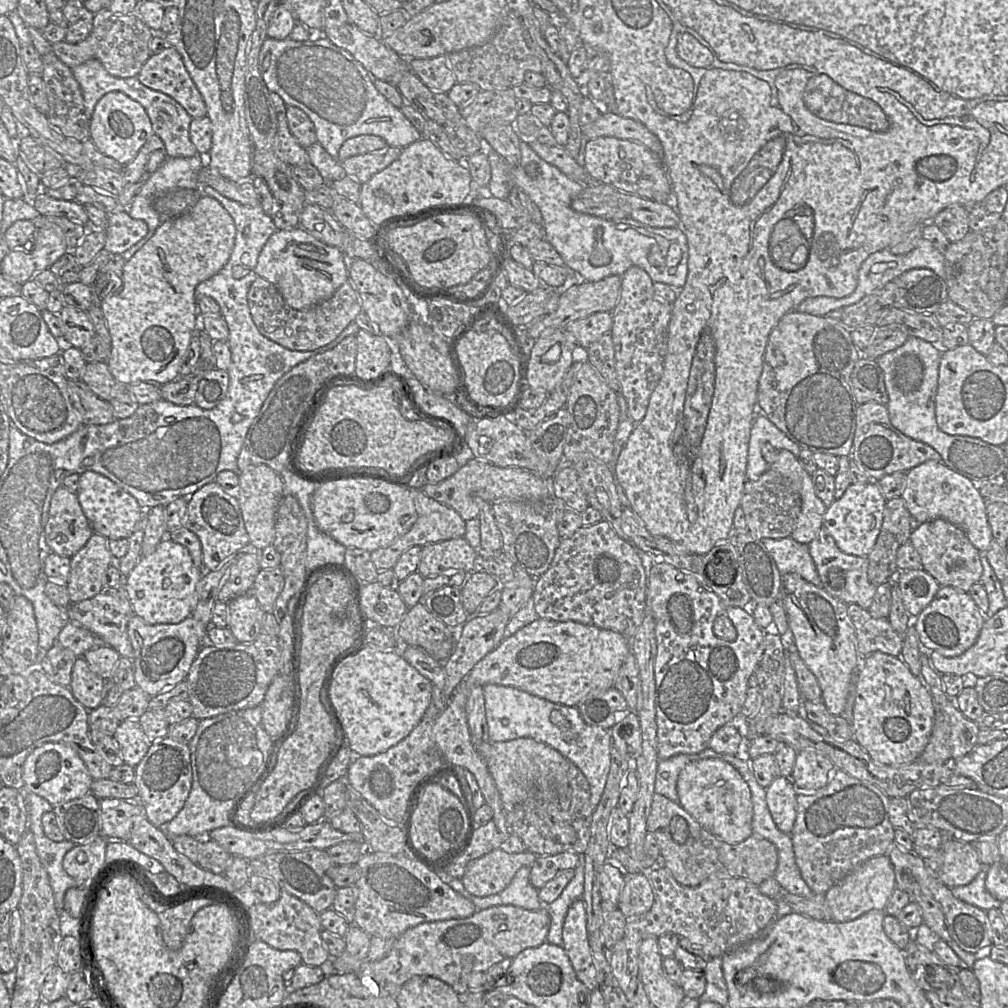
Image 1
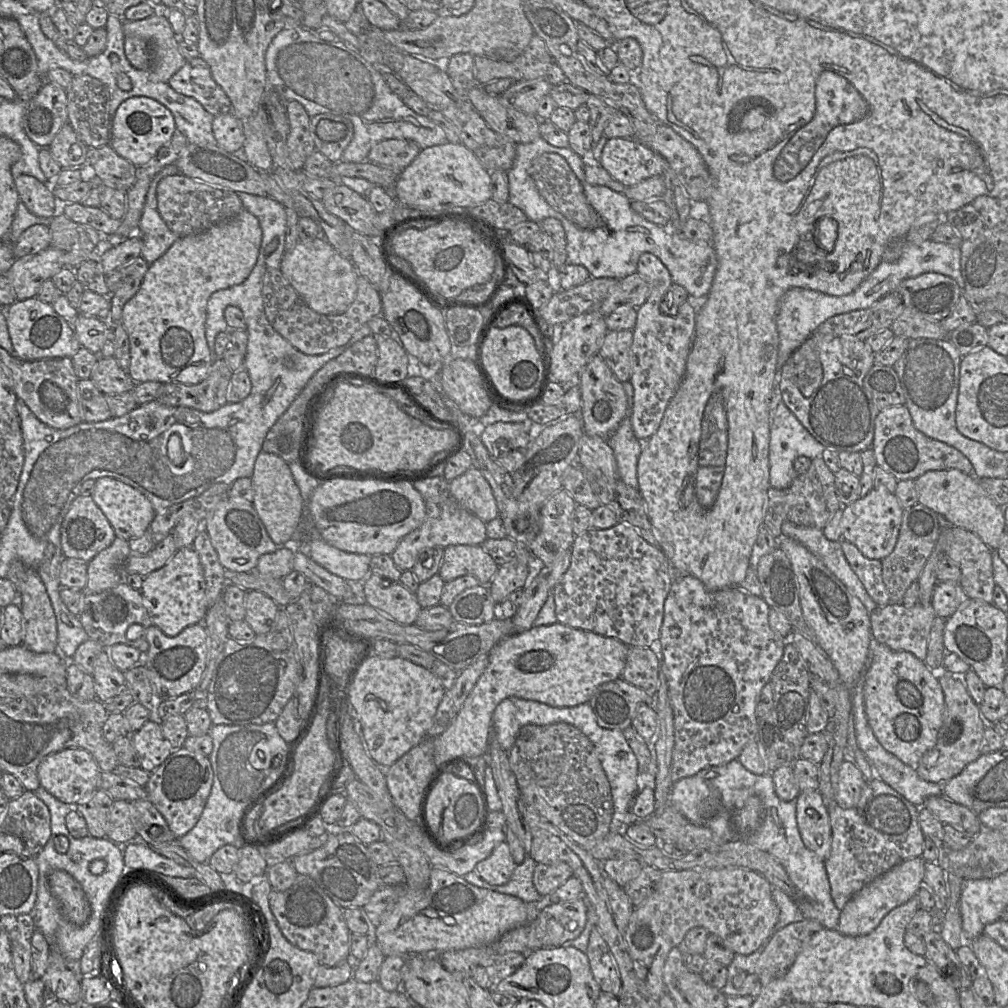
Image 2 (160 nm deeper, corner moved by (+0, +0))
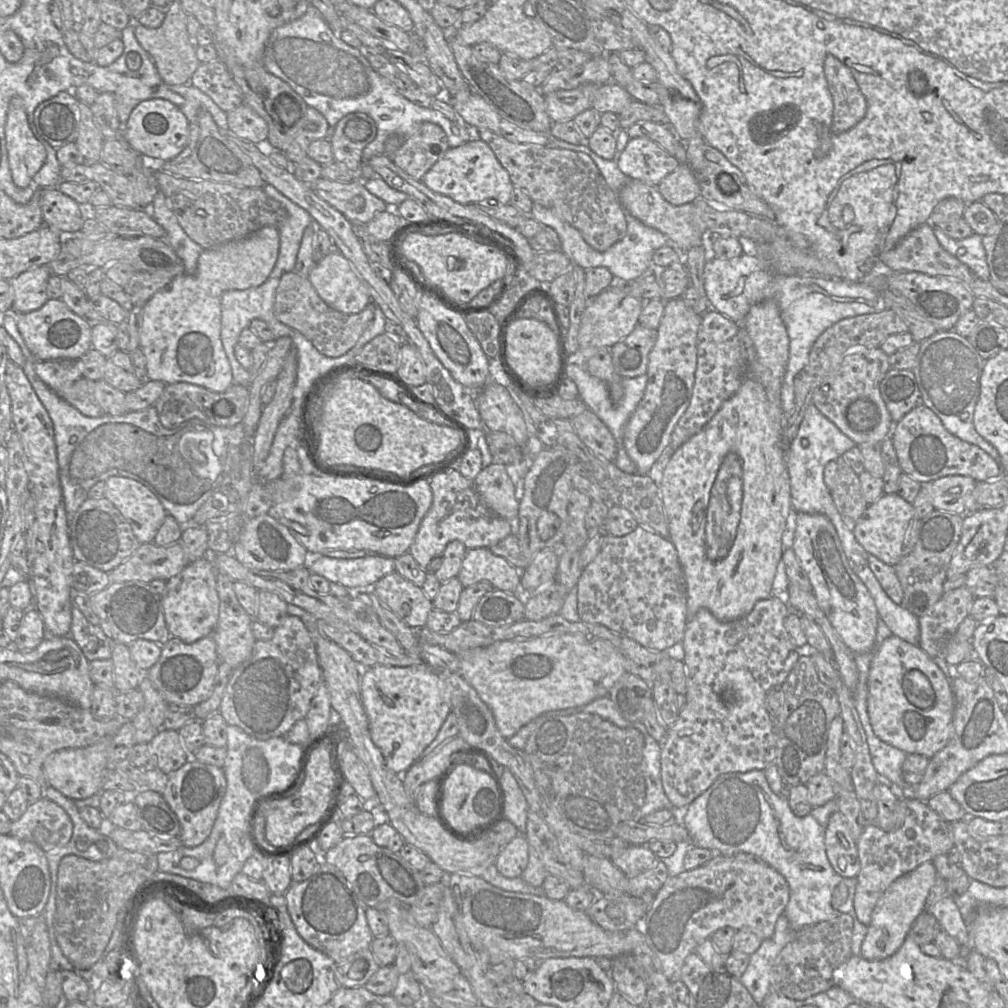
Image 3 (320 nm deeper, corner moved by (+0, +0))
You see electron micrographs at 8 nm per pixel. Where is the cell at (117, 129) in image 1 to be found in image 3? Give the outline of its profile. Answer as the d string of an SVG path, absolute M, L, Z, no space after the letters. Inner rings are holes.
M156 98L139 103L124 125L124 137L128 145L142 156L159 160L171 160L187 145L190 123L183 112L168 100Z

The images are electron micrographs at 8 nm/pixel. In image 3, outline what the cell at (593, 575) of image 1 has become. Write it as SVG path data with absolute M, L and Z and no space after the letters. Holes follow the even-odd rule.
M639 526L625 536L604 535L597 556L583 569L575 589L582 622L603 625L651 651L668 650L684 637L686 581L670 539Z

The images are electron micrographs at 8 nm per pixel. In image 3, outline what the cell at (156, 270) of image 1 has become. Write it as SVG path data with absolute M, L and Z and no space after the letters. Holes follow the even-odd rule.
M274 226L263 227L246 238L227 242L225 244L210 248L204 249L200 254L197 268L194 273L185 273L174 277L171 279L169 285L164 289L157 291L141 308L142 323L139 328L139 347L141 348L145 360L146 360L146 369L147 374L150 380L161 381L164 384L173 384L177 382L187 382L202 386L206 389L209 389L213 392L224 392L233 382L232 370L226 353L224 351L222 342L221 342L221 296L224 292L228 290L244 290L251 287L256 287L264 283L269 277L276 260L278 258L280 248L280 237L279 232Z

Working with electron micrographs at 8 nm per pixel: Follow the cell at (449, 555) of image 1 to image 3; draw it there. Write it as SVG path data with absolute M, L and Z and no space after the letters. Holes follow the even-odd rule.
M474 548L467 550L457 578L464 588L480 581L488 581L494 589L516 593L520 587L521 571L503 557L493 554L489 548Z

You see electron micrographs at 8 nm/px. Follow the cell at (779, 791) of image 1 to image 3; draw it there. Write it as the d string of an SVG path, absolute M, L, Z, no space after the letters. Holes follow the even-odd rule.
M833 813L825 828L826 855L831 866L839 866L839 874L847 878L856 878L860 871L860 861L858 849L854 838L848 829L845 816L842 813ZM845 860L849 860L849 865L844 870Z

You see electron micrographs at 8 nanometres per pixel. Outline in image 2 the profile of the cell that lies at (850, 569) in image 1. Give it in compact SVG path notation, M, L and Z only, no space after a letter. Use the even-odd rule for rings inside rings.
M841 540L840 543L850 567L877 606L890 605L890 597L882 578L881 561L865 557L856 546L846 540Z

